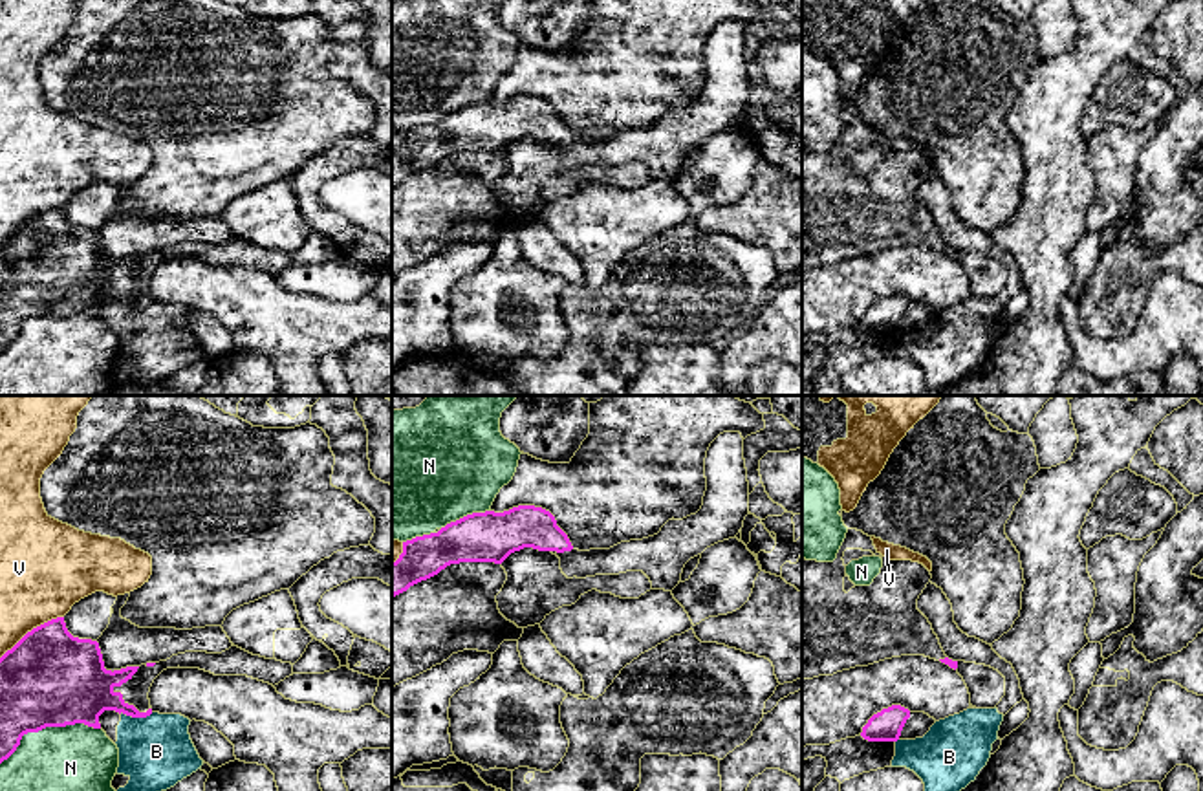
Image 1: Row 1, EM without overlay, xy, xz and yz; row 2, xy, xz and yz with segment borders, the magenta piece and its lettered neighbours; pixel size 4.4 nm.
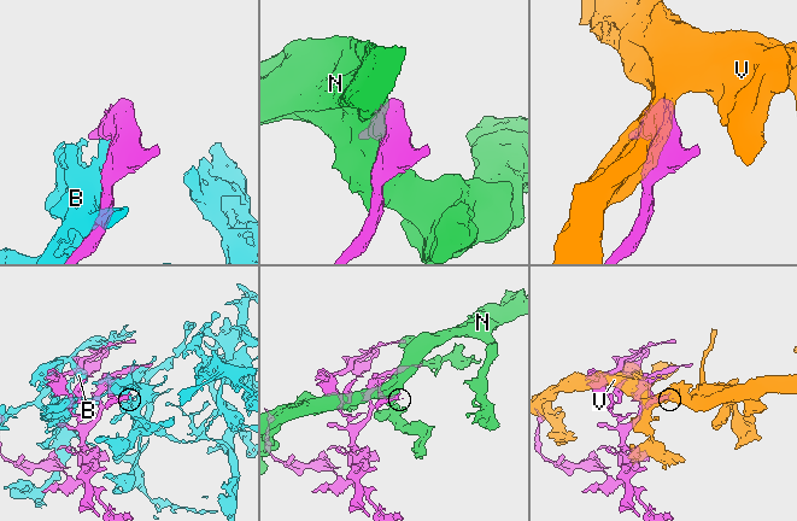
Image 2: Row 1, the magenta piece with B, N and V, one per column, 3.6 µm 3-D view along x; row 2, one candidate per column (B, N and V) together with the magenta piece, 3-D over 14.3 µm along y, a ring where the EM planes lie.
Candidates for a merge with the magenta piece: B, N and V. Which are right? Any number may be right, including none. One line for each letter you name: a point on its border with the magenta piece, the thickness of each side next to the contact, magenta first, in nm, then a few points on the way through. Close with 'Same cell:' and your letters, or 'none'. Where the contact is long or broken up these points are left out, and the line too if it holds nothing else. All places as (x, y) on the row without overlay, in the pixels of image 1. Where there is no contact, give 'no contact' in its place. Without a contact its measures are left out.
Same cell: none

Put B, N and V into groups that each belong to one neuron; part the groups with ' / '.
B / N / V

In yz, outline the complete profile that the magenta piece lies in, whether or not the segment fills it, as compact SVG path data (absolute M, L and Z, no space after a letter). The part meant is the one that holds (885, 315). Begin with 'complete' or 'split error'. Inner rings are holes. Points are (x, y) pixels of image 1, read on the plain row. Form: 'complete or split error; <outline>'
complete; M892 295L873 304L862 317L861 326L868 331L897 331L908 308L908 298Z

